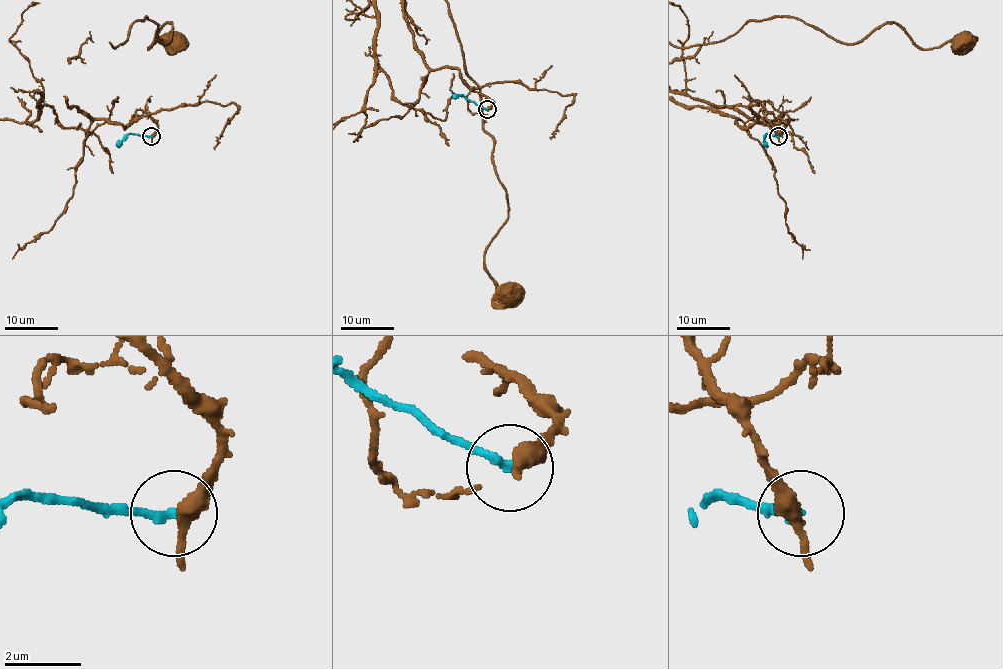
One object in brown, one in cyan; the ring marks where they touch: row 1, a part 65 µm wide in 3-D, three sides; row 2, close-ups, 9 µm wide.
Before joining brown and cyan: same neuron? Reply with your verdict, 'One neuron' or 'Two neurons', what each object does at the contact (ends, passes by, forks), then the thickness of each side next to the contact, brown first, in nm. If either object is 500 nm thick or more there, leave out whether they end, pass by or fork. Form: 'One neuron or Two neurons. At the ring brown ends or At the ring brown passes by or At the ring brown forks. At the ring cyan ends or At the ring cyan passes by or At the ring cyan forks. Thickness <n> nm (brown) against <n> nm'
Two neurons. At the ring brown passes by. At the ring cyan ends. Thickness 360 nm (brown) against 240 nm

